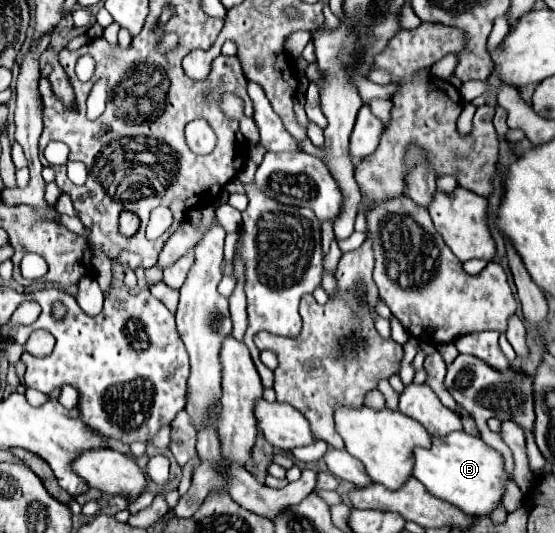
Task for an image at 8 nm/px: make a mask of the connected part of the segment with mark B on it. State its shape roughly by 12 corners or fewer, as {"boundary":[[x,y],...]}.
{"boundary":[[465,431],[415,449],[413,475],[473,517],[503,503],[501,453]]}

